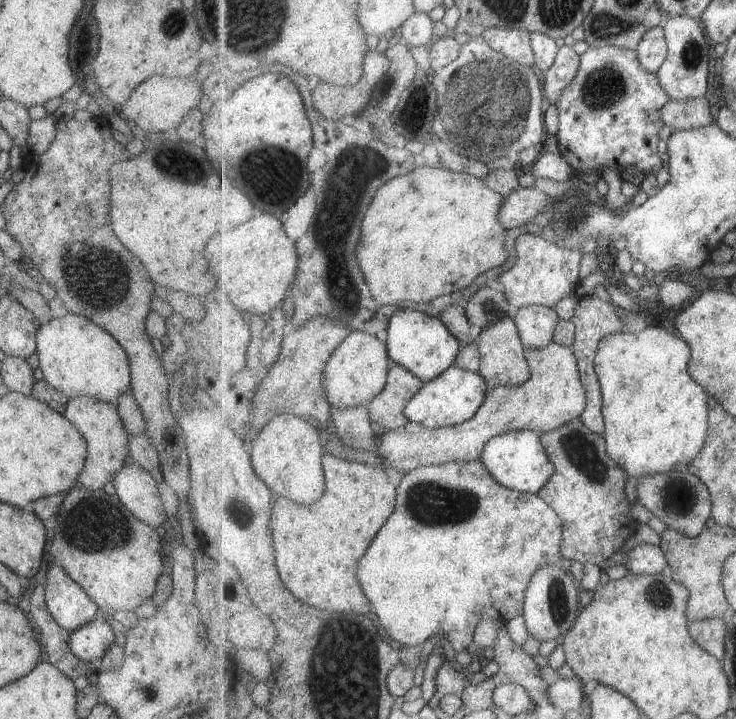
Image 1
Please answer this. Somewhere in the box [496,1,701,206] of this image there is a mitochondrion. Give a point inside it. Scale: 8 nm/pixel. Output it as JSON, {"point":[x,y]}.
{"point":[603,87]}

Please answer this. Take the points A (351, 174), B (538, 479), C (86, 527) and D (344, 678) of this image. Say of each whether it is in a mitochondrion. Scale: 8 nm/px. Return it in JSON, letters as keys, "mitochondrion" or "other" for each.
{"A":"mitochondrion","B":"other","C":"mitochondrion","D":"mitochondrion"}

